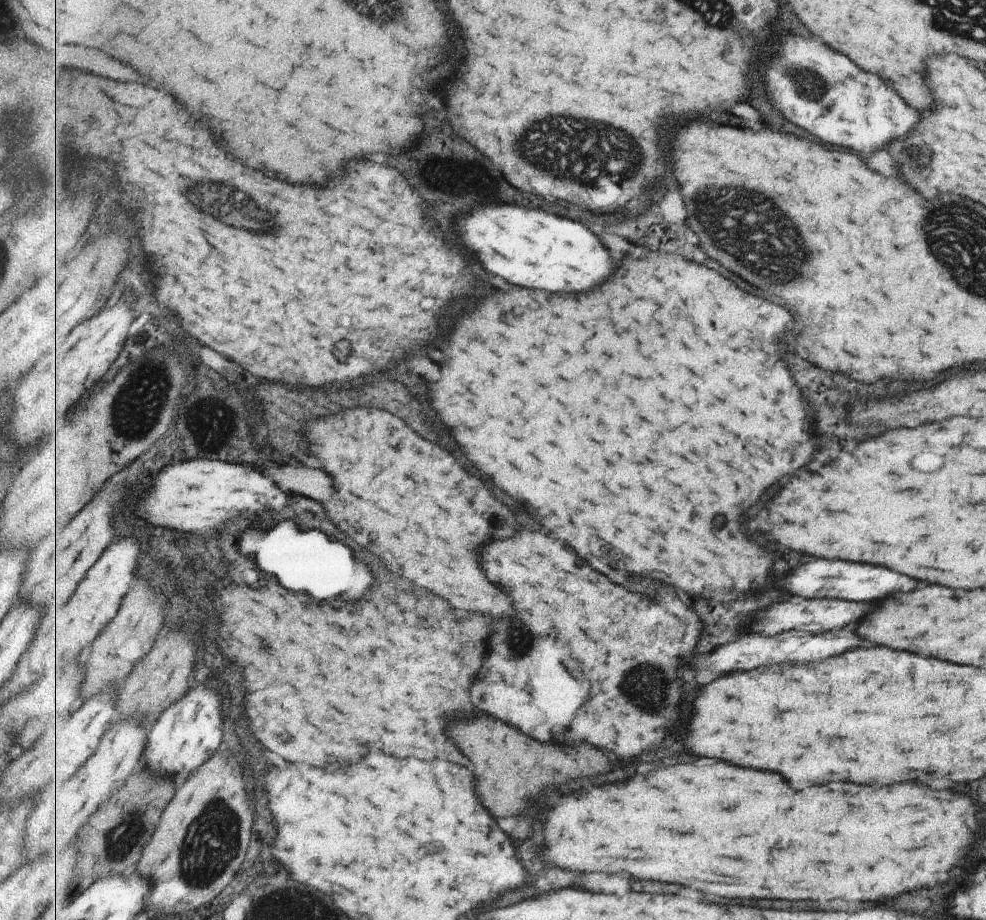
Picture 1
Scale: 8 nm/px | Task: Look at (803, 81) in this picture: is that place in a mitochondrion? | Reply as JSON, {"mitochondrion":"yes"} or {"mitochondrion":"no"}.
{"mitochondrion":"yes"}

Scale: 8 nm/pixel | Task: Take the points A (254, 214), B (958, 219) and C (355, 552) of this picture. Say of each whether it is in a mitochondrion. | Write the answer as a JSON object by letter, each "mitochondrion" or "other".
{"A":"mitochondrion","B":"mitochondrion","C":"other"}

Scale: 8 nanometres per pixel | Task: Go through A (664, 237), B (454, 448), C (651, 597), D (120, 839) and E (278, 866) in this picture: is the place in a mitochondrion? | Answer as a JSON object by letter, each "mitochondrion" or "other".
{"A":"mitochondrion","B":"other","C":"other","D":"mitochondrion","E":"other"}

